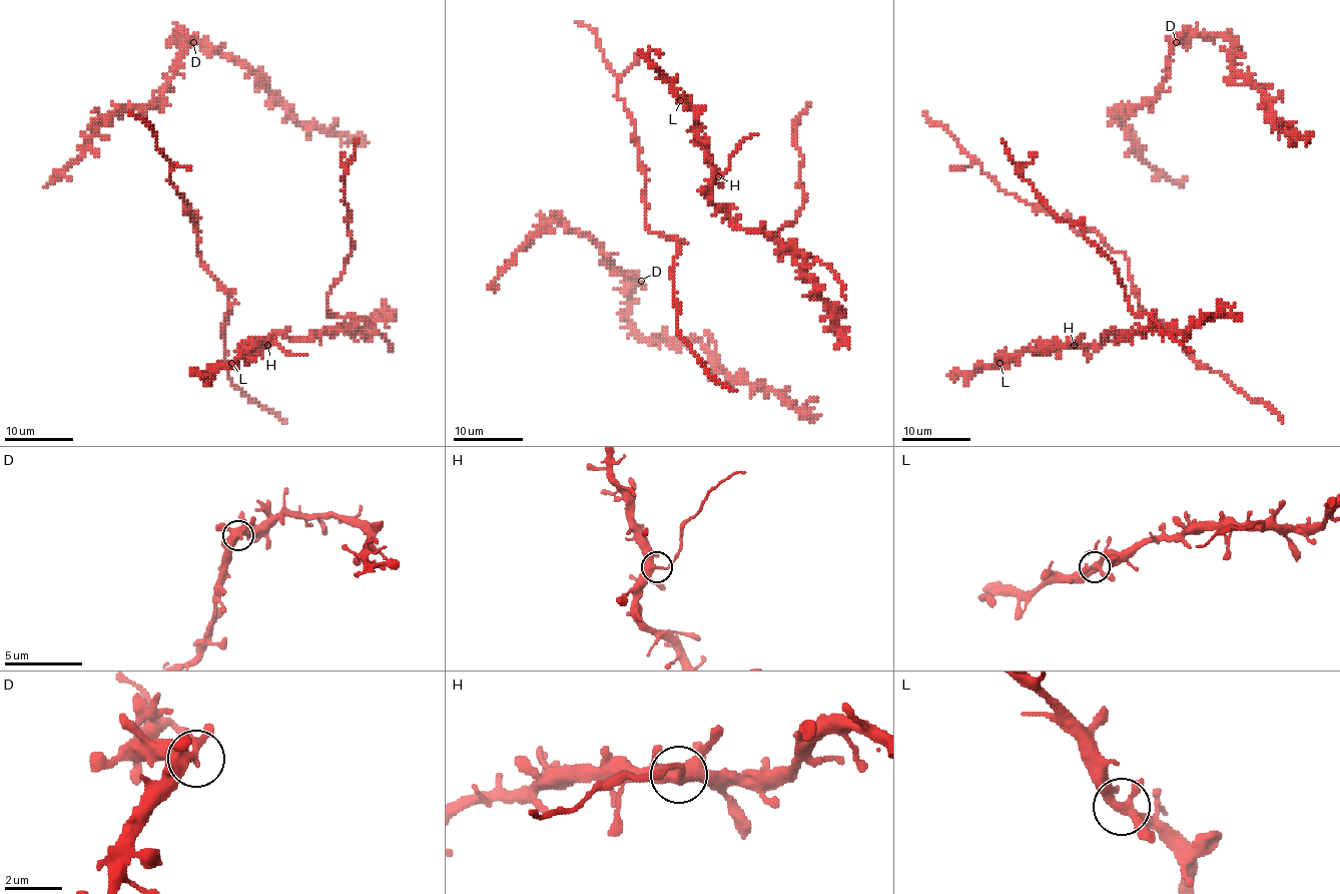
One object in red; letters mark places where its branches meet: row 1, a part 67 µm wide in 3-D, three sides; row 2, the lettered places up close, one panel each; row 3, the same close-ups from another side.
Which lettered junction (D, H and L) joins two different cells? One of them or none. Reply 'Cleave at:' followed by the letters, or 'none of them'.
Cleave at: H

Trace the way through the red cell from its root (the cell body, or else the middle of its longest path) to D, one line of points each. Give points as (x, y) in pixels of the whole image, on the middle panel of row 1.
D: (704, 348), (697, 341), (645, 339), (638, 334), (629, 318), (629, 292), (641, 281)

